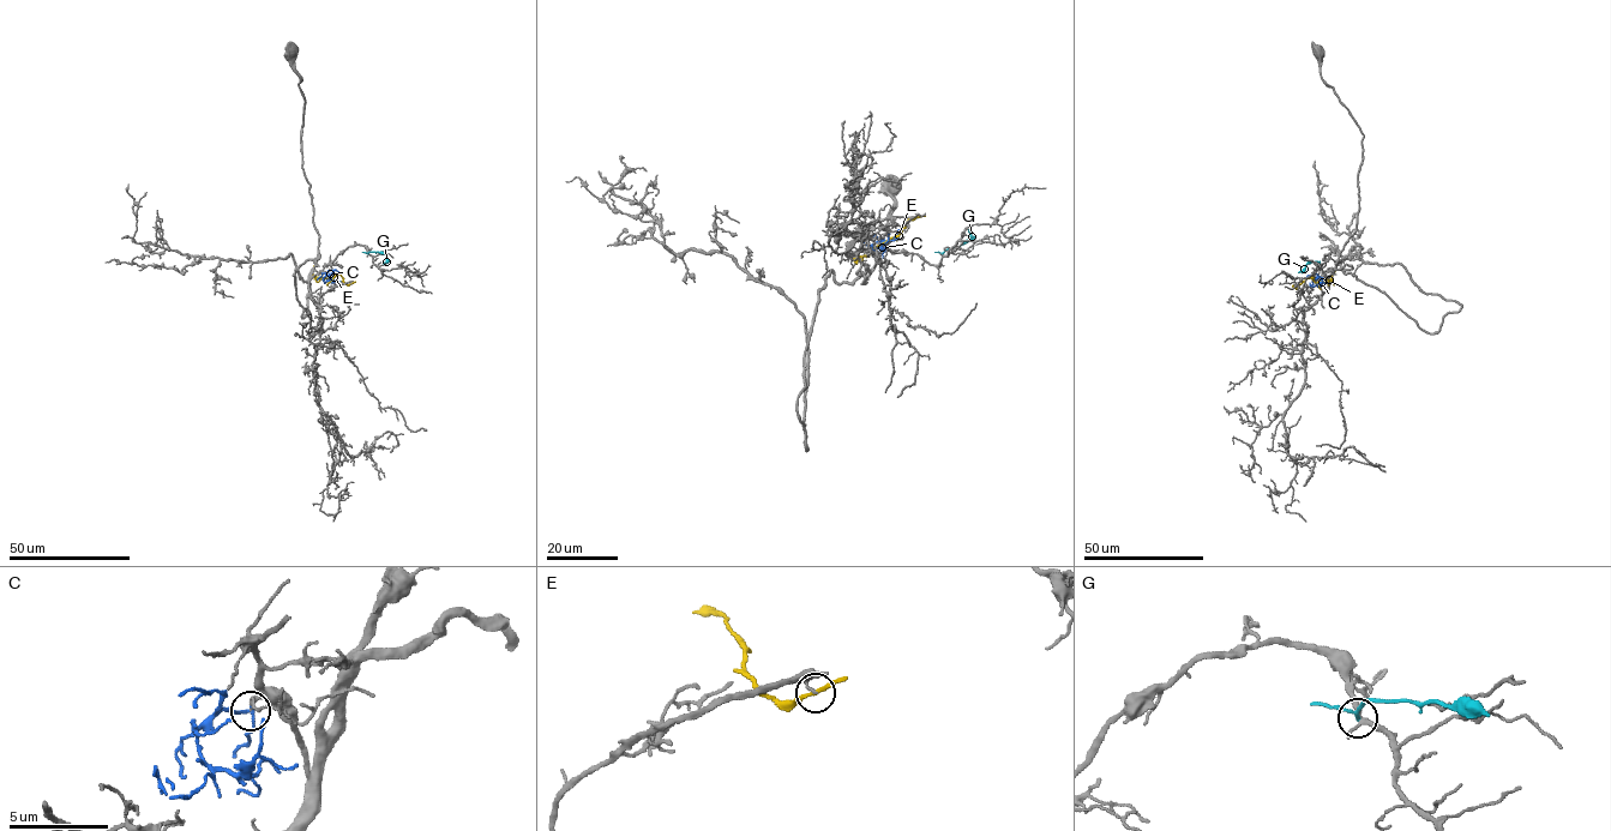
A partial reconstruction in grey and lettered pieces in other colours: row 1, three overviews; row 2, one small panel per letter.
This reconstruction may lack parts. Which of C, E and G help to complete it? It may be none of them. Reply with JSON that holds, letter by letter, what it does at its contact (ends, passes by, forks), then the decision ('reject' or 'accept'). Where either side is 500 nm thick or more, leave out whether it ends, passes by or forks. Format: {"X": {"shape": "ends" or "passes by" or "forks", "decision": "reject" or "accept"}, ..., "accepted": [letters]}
{"C": {"shape": "passes by", "decision": "accept"}, "E": {"shape": "passes by", "decision": "reject"}, "G": {"shape": "passes by", "decision": "reject"}, "accepted": ["C"]}

